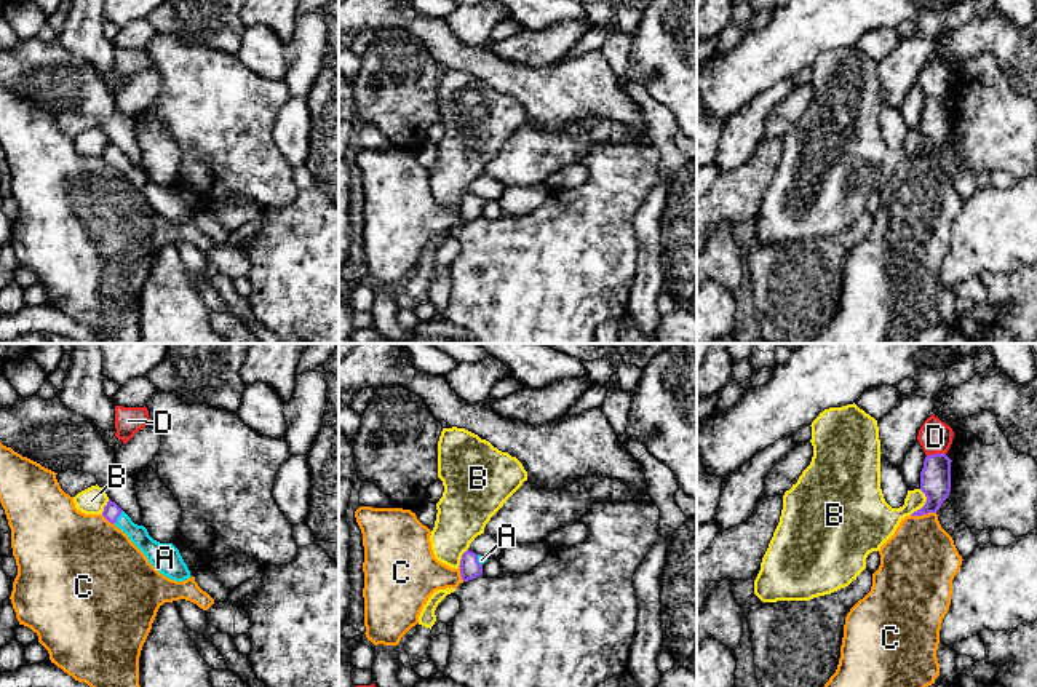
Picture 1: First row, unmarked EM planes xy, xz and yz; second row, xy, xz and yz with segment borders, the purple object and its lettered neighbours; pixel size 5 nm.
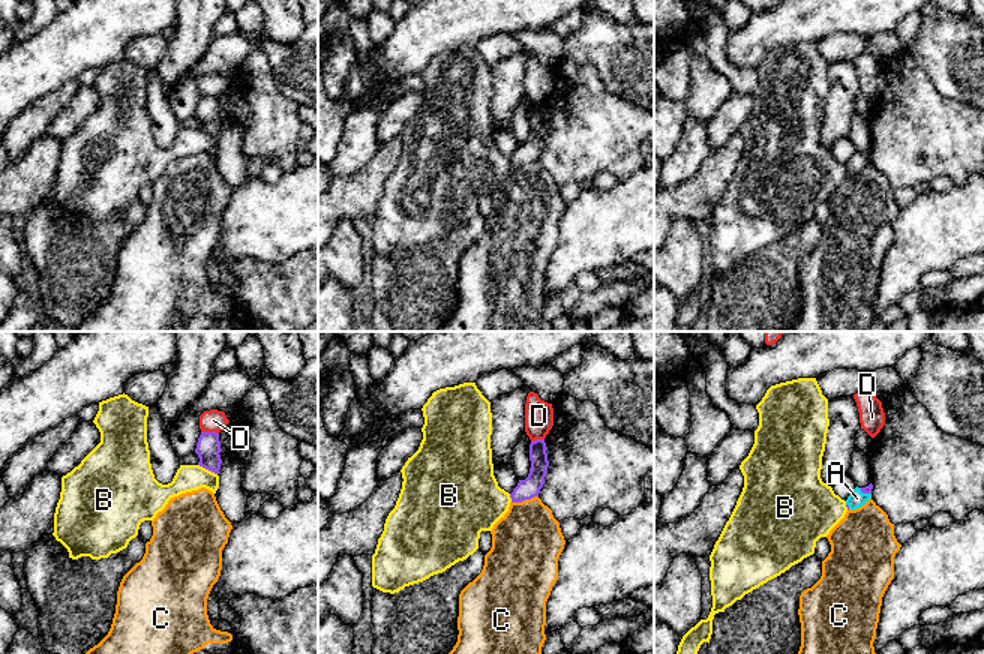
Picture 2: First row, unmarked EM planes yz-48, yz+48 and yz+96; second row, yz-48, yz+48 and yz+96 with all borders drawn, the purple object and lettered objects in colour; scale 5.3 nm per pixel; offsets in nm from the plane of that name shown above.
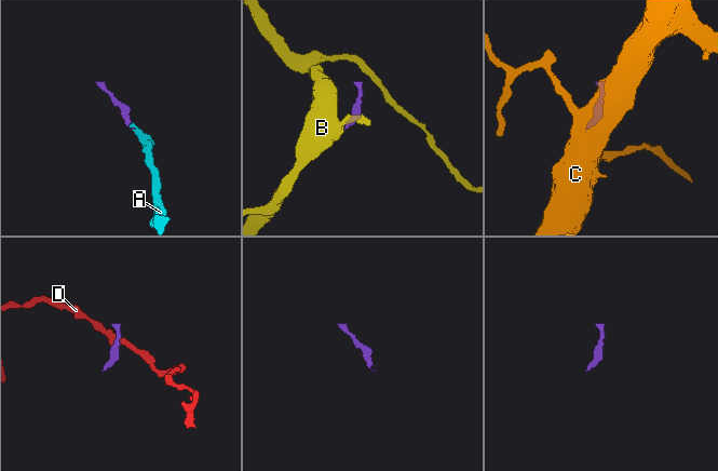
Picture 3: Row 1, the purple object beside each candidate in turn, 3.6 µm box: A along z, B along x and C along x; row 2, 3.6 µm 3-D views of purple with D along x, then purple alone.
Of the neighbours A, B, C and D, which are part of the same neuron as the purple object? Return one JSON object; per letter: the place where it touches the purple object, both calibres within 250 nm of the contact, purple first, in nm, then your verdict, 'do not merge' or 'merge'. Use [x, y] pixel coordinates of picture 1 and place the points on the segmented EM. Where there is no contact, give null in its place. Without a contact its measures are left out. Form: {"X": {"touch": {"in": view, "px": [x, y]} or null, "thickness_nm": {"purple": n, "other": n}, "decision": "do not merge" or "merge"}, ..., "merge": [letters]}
{"A": {"touch": {"in": "xy", "px": [119, 515]}, "thickness_nm": {"purple": 80, "other": 100}, "decision": "merge"}, "B": {"touch": {"in": "yz", "px": [925, 504]}, "thickness_nm": {"purple": 160, "other": 190}, "decision": "do not merge"}, "C": {"touch": {"in": "yz", "px": [922, 513]}, "thickness_nm": {"purple": 160, "other": 380}, "decision": "do not merge"}, "D": {"touch": {"in": "yz", "px": [935, 454]}, "thickness_nm": {"purple": 160, "other": 170}, "decision": "do not merge"}, "merge": ["A"]}

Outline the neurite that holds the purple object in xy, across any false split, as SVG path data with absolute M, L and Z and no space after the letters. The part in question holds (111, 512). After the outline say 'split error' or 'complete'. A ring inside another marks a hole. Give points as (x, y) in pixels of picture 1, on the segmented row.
M110 498L104 506L102 516L121 529L160 574L176 582L184 582L192 577L179 550L173 543L153 540L144 526L134 524Z | split error

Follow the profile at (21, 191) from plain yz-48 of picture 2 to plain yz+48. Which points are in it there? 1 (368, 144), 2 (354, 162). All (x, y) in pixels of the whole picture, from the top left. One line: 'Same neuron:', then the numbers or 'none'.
Same neuron: none

